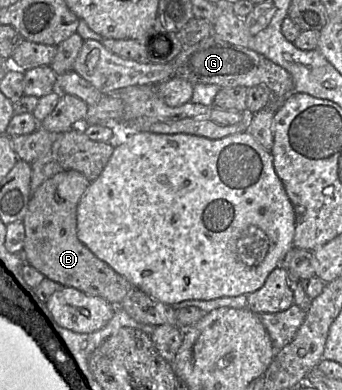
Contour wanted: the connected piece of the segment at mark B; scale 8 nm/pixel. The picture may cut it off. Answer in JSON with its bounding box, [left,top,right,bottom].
[23,171,135,307]

